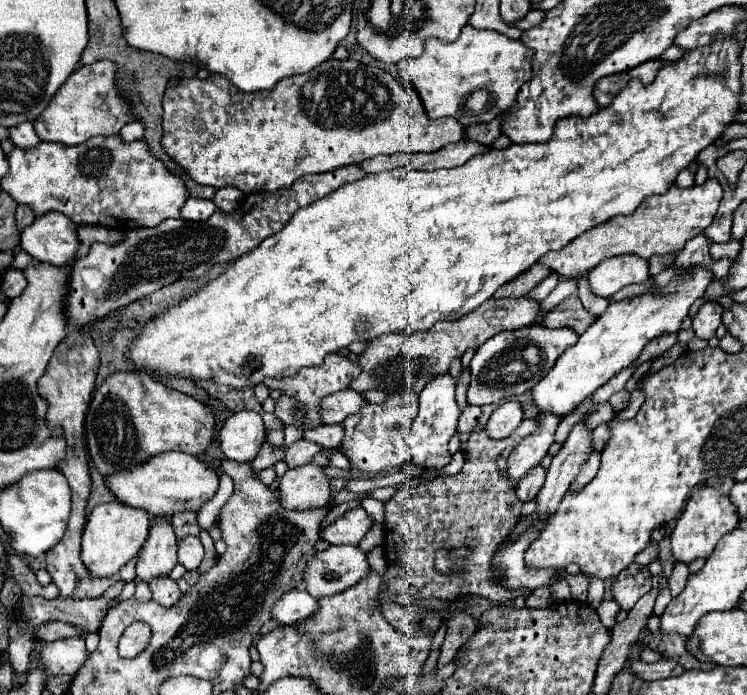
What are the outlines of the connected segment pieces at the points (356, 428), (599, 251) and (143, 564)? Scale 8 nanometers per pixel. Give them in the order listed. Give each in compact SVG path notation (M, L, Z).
M403 391L389 395L389 399L383 405L367 403L357 415L347 417L343 421L345 437L339 449L349 459L351 469L359 471L361 475L373 477L391 467L403 467L405 461L409 459L403 433L407 431L407 427L411 427L415 415L417 415L417 395L411 391Z
M707 179L703 185L693 185L685 189L671 185L667 193L647 197L633 215L617 216L609 219L607 223L601 223L599 227L593 227L591 231L585 231L567 247L543 255L539 263L559 273L561 277L581 277L583 273L589 273L593 267L597 267L603 259L609 259L613 255L633 253L643 259L649 259L653 255L677 253L685 247L689 239L701 235L705 227L711 225L719 201L721 185L717 179Z
M157 517L151 525L149 539L143 545L143 551L137 561L137 581L149 583L151 579L167 577L177 565L177 541L171 527L171 521Z

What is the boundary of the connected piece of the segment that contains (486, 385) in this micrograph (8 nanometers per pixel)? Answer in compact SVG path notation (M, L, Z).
M541 323L523 327L519 331L503 331L493 335L483 343L471 361L471 383L467 391L469 405L491 405L503 403L509 397L529 391L539 379L543 379L549 369L555 365L557 357L569 347L575 345L579 335L569 327L547 329Z

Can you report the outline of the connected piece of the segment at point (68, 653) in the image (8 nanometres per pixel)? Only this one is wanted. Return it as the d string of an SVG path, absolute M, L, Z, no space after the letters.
M85 637L75 639L63 639L47 643L41 651L43 665L47 675L69 675L73 677L79 673L83 663L89 659L89 653L85 649Z

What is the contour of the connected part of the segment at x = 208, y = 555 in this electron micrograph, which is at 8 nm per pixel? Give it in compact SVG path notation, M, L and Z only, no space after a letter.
M203 529L201 531L201 542L204 546L205 557L198 567L198 571L200 573L204 573L207 570L211 569L215 563L217 563L217 551L215 551L215 545L213 545L213 539L211 539L211 535L209 535L209 531L207 529Z

